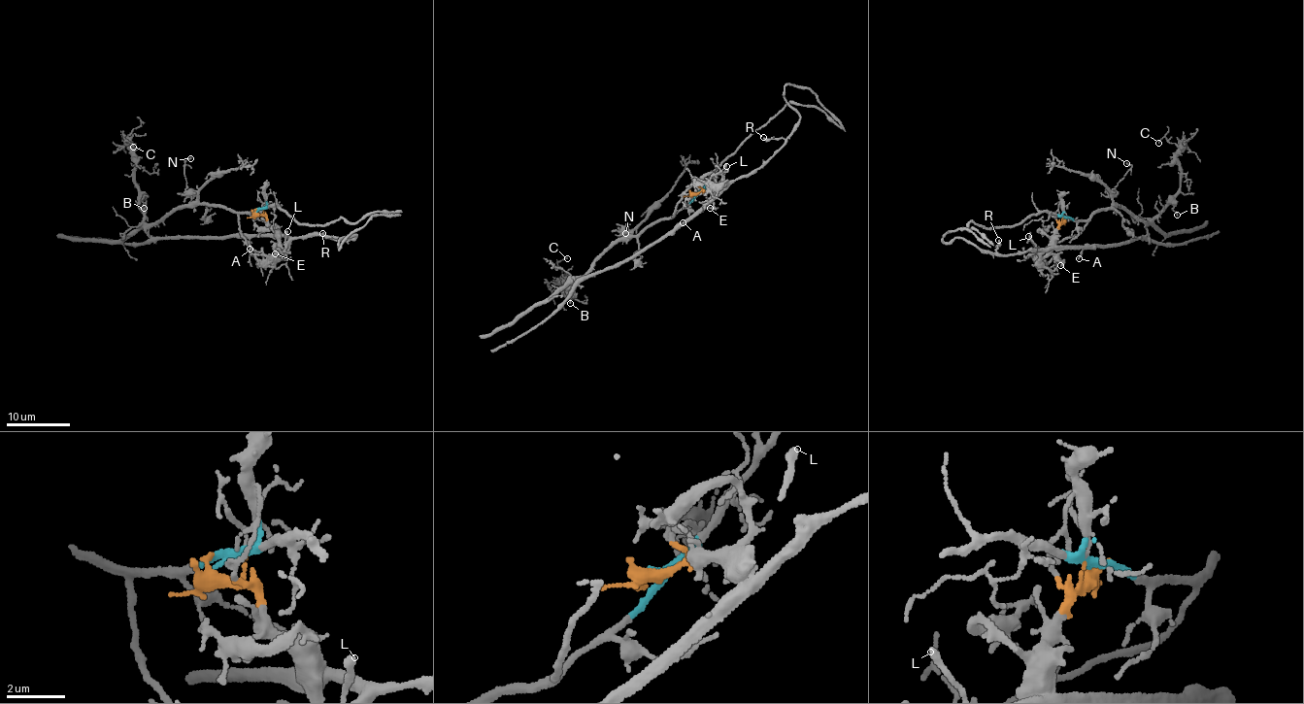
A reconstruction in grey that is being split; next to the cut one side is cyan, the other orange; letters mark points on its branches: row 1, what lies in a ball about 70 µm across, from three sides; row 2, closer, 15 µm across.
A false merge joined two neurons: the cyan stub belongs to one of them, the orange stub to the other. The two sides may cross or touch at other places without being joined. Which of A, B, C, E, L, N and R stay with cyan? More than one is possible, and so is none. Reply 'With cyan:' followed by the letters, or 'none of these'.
With cyan: B, C, N

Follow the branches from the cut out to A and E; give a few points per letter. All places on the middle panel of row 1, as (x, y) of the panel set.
A: (693, 193), (707, 190), (712, 195), (683, 222)
E: (693, 193), (714, 192), (714, 206), (710, 208)

